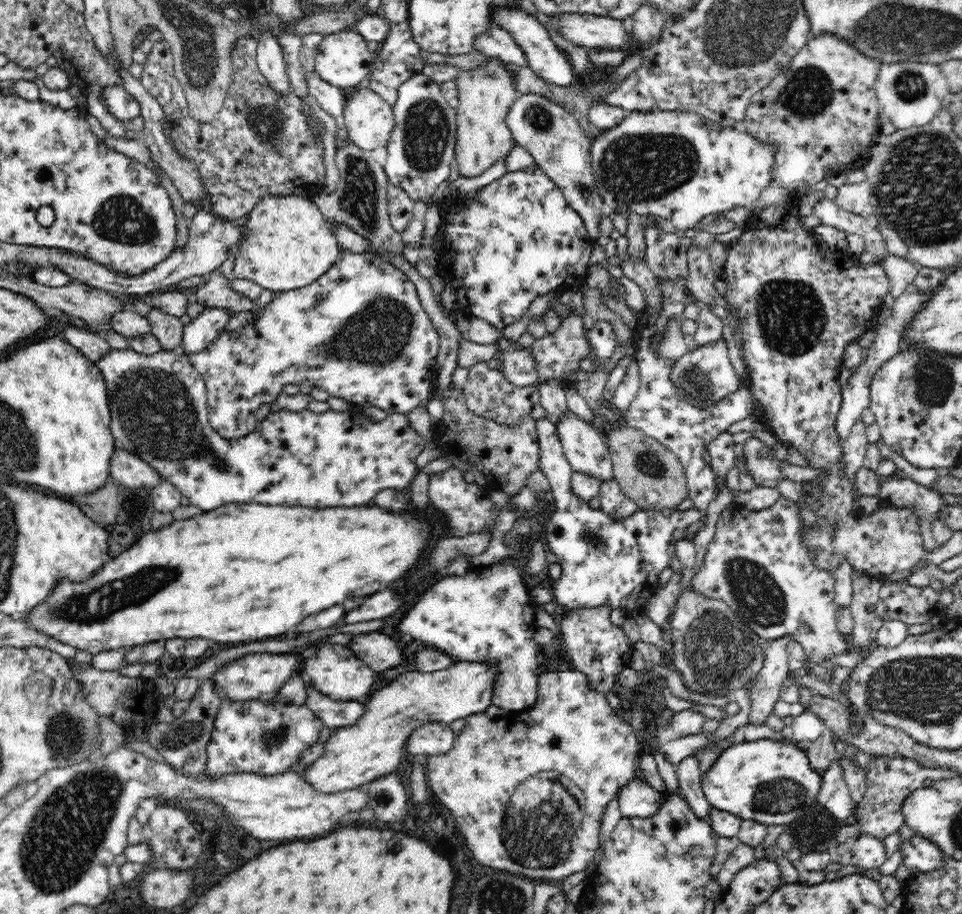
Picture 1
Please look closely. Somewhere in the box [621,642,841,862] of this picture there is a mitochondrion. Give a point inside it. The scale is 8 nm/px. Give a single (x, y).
(777, 796)

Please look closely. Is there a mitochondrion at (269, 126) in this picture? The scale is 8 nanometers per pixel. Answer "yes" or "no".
yes

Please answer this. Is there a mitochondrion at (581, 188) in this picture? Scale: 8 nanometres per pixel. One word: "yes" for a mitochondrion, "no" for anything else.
yes

